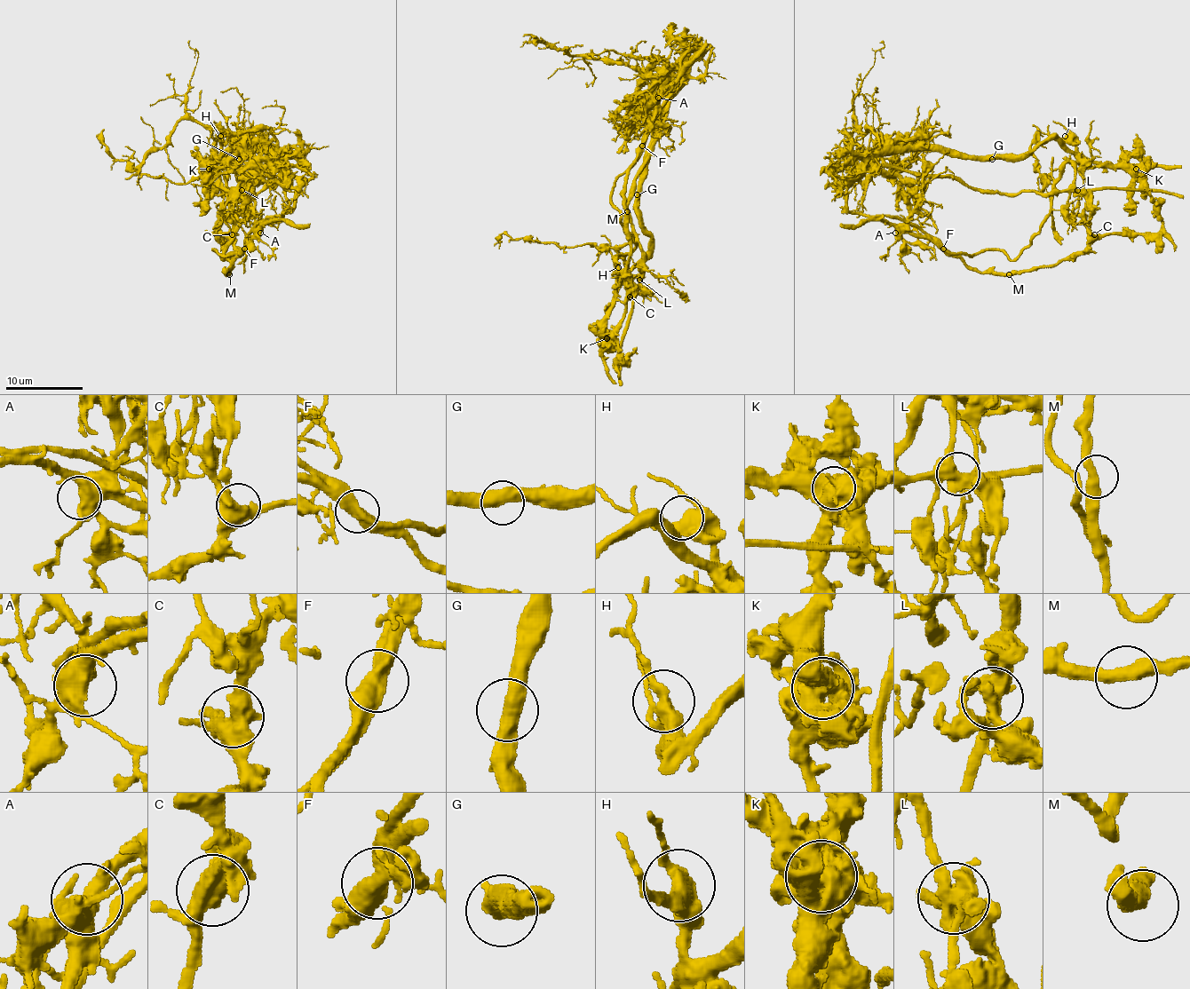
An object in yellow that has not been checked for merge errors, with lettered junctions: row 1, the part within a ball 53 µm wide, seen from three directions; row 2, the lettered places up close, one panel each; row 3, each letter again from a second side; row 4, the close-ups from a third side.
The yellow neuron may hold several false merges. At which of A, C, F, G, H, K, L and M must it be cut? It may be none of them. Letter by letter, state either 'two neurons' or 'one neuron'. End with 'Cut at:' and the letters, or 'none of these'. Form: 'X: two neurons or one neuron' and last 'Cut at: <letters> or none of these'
A: one neuron
C: one neuron
F: two neurons
G: one neuron
H: one neuron
K: two neurons
L: two neurons
M: one neuron
Cut at: F, K, L

